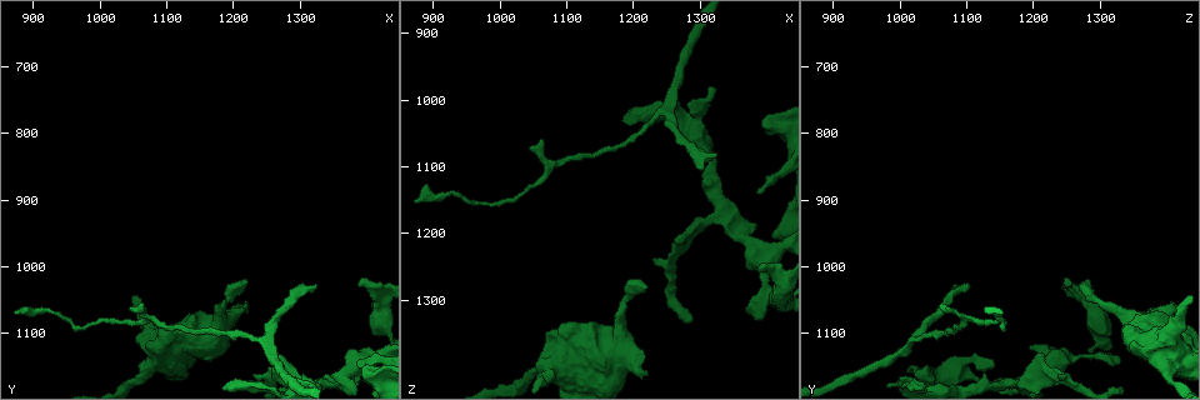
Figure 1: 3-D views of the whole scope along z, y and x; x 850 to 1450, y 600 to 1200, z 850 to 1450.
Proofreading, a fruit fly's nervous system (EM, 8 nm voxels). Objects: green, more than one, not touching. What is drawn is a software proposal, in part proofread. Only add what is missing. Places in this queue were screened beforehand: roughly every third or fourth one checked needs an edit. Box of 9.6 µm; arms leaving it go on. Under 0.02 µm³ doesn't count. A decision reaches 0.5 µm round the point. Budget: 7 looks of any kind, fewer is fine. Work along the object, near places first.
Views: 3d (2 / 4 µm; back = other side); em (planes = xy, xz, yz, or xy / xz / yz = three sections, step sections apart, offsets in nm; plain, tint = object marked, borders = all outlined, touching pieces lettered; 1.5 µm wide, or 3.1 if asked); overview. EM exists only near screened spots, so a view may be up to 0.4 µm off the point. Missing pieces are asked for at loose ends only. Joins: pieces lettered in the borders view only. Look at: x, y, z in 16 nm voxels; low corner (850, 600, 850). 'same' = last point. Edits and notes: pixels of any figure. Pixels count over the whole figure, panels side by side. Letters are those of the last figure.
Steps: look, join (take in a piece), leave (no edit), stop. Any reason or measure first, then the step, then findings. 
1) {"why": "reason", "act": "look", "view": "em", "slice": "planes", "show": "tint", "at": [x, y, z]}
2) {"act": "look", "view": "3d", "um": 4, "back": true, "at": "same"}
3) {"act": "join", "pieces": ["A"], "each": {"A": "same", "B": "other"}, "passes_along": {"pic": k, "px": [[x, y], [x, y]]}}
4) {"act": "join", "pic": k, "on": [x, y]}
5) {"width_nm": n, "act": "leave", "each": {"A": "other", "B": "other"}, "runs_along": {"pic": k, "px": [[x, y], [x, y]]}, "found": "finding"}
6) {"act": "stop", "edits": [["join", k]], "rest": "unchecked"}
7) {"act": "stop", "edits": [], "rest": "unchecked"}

{"why": "free end", "act": "look", "view": "em", "slice": "planes", "show": "borders", "at": [1225, 1055, 1410]}

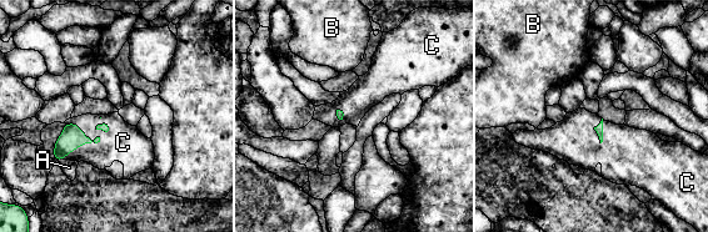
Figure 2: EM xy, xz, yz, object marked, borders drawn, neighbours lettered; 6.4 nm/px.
{"act": "join", "pieces": ["C"], "each": {"A": "other", "B": "other", "C": "same"}, "found": "the neuron continues"}

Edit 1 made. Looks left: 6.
{"act": "look", "view": "3d", "um": 4, "at": [1325, 1030, 1085]}

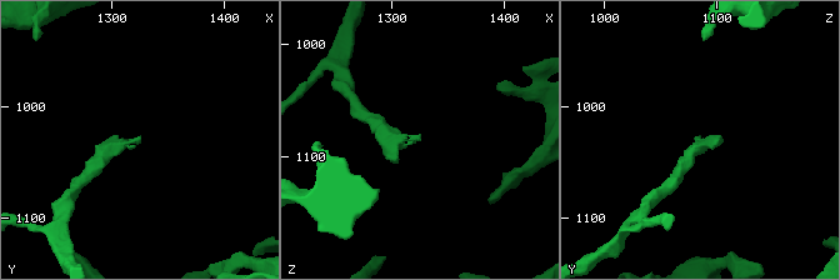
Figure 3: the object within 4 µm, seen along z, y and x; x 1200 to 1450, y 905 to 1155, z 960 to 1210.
{"why": "need the tissue", "act": "look", "view": "em", "slice": "xy", "step": 8, "show": "borders", "at": [1328, 1028, 1086]}

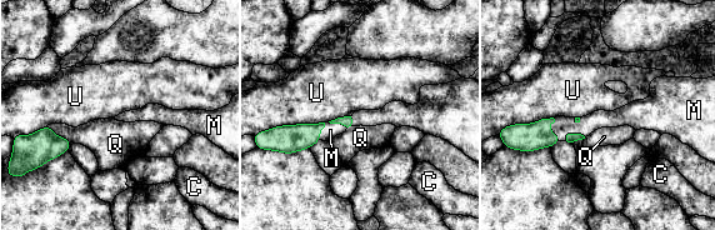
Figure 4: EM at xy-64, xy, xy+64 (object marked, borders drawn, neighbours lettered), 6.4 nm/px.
{"why": "another direction", "act": "look", "view": "em", "slice": "planes", "show": "borders", "at": "same"}

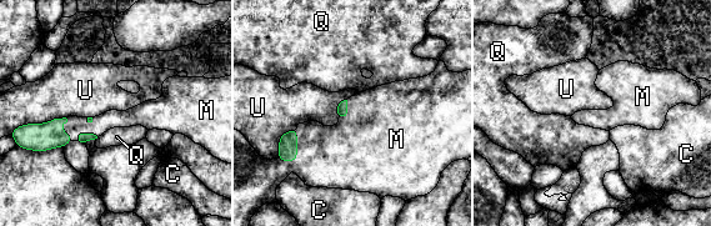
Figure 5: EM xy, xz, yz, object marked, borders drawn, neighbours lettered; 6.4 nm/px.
{"act": "join", "pieces": ["M"], "each": {"C": "other", "M": "same", "Q": "other", "U": "other"}, "passes_along": {"pic": 5, "px": [[288, 141], [296, 152], [335, 156]]}, "found": "the neuron continues"}

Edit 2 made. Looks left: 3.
{"act": "look", "view": "3d", "um": 4, "at": [1390, 1155, 1040]}

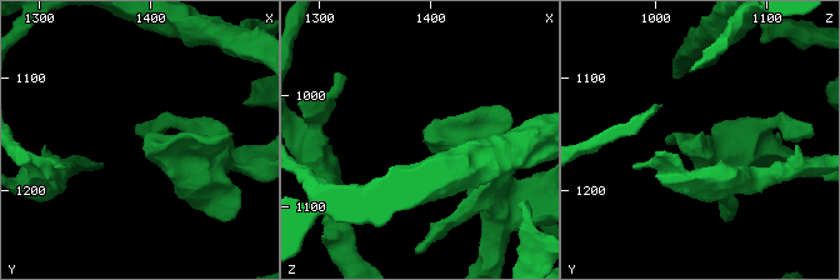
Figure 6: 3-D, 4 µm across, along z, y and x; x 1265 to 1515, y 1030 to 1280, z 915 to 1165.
{"why": "shape alone is not enough", "act": "look", "view": "em", "slice": "planes", "show": "plain", "at": [1392, 1150, 1040]}

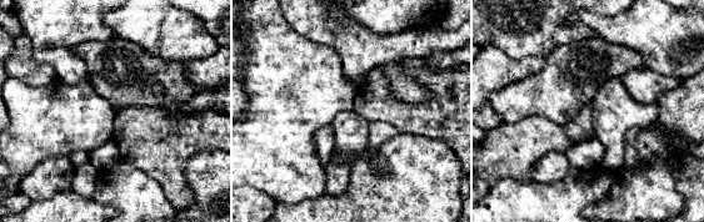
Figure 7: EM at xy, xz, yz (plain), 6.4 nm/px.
{"why": "see the neighbours", "act": "look", "view": "em", "slice": "planes", "show": "borders", "at": "same"}

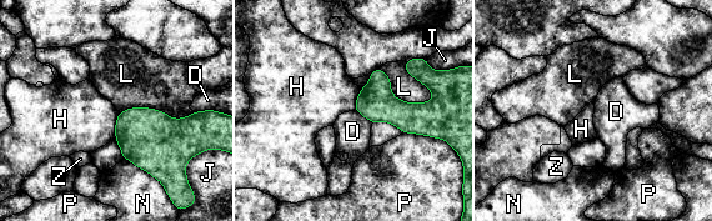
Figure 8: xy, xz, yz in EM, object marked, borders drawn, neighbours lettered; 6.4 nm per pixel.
{"longest_contact_nm": ["L", 400], "act": "leave", "each": {"D": "other", "H": "other", "J": "other", "L": "other", "N": "other", "P": "other", "Z": "other"}, "border": {"pic": 8, "px": [[119, 111], [115, 119], [114, 137]]}, "found": "no lettered piece goes on from it"}

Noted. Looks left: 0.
{"act": "stop", "edits": [["join", 2], ["join", 5]], "rest": "unchecked"}

